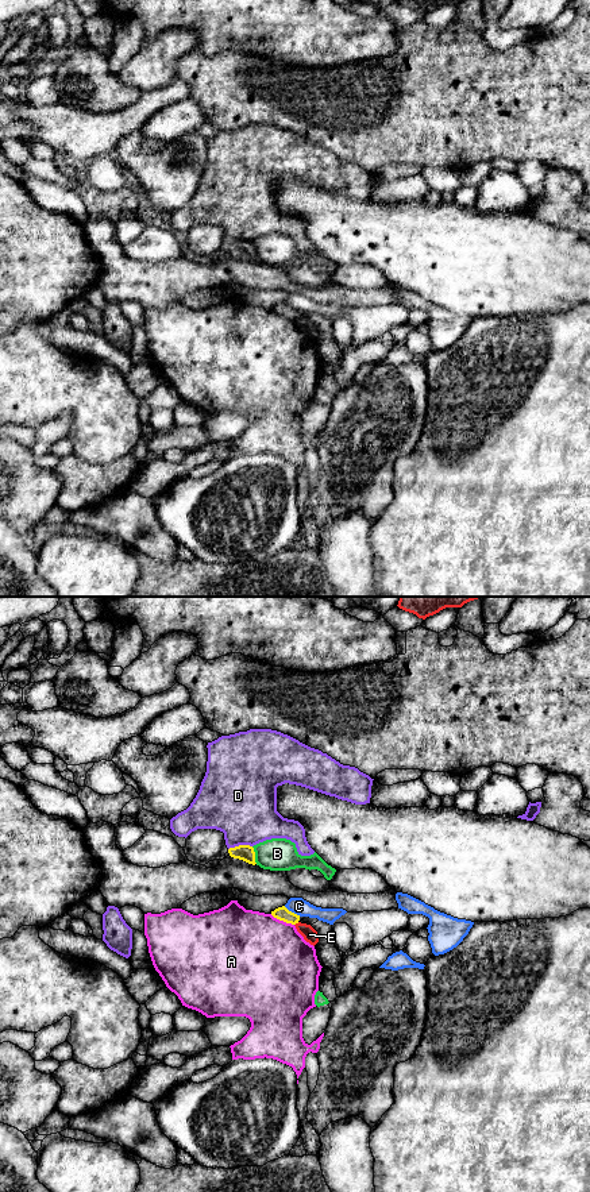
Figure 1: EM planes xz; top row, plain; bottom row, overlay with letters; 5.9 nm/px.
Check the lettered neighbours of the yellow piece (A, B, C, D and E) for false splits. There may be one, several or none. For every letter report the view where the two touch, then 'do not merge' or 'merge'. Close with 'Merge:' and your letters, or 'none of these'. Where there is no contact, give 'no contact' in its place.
A: xz | do not merge
B: xz | do not merge
C: xz | do not merge
D: xz | do not merge
E: xz | do not merge
Merge: none of these

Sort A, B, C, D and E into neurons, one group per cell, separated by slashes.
A / B / C / D / E

